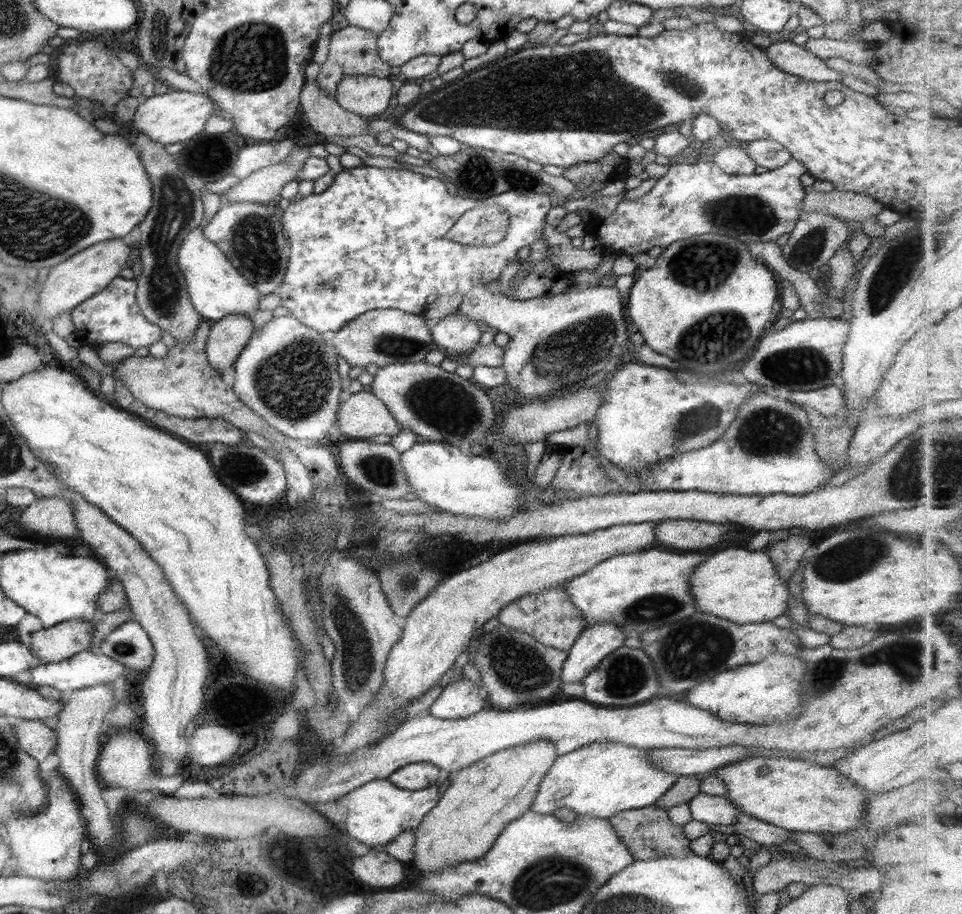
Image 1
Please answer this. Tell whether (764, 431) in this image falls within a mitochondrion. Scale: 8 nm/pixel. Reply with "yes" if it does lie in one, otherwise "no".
yes

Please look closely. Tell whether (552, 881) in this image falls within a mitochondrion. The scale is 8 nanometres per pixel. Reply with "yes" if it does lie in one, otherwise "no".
yes

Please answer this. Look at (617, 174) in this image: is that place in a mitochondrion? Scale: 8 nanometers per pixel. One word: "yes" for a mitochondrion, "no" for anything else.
no

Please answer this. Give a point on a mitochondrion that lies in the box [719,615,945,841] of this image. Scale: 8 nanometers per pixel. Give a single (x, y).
(825, 677)

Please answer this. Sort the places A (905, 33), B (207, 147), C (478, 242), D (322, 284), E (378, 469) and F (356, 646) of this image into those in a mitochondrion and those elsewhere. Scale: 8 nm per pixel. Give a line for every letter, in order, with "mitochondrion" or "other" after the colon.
A: other
B: other
C: other
D: mitochondrion
E: mitochondrion
F: mitochondrion

